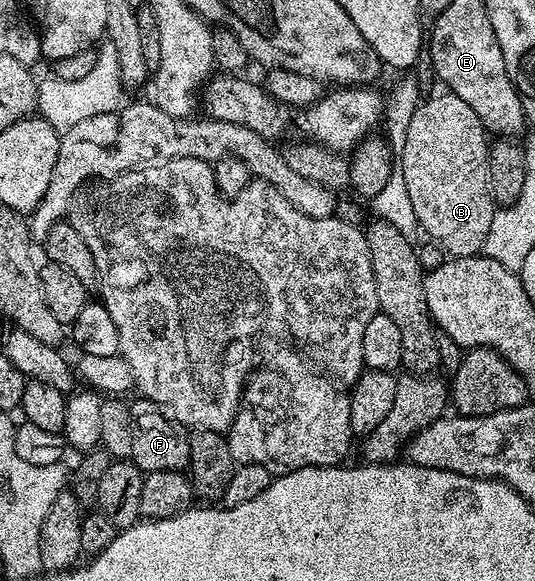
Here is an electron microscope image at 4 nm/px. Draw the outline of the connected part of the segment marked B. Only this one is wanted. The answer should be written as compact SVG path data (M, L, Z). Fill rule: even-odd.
M450 93L424 98L413 113L406 134L405 149L397 155L397 165L404 170L406 190L413 205L418 226L432 235L434 242L448 256L478 255L483 250L489 227L497 210L491 197L487 148L489 132L481 125L477 113L461 101L461 97Z

